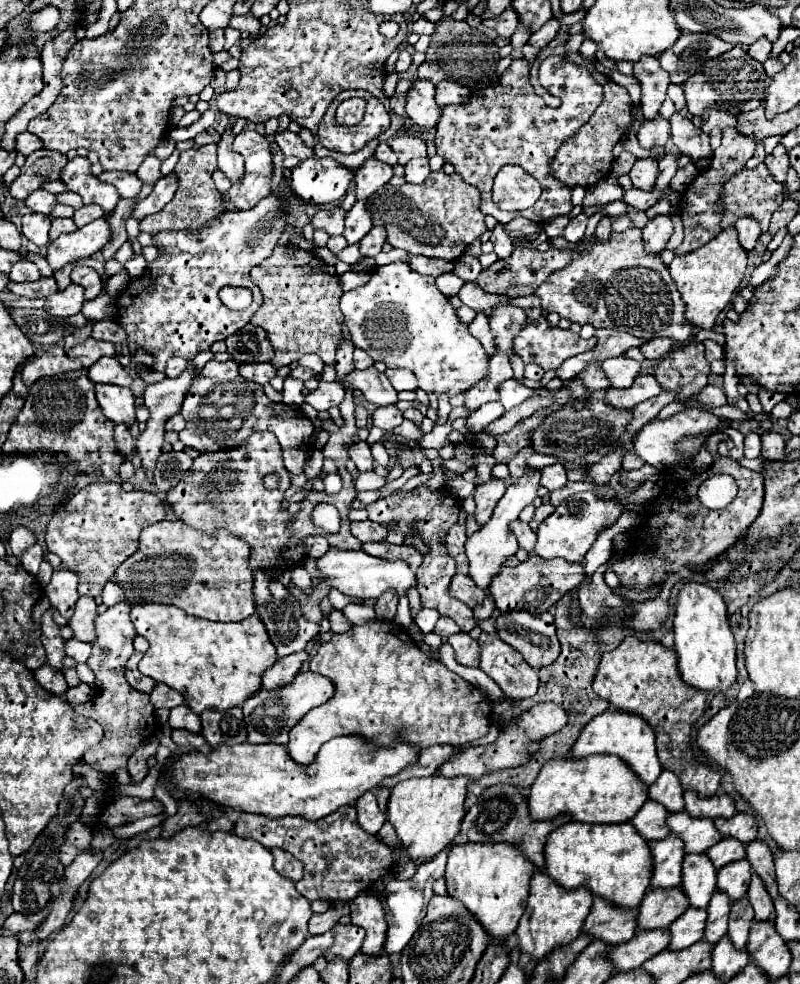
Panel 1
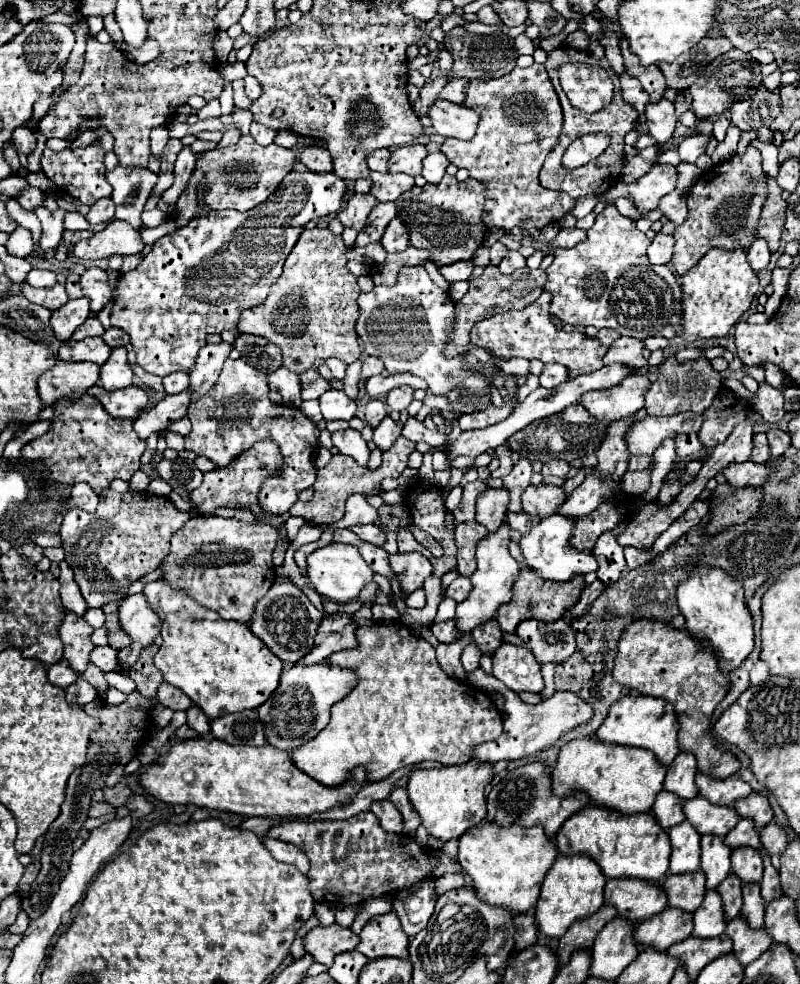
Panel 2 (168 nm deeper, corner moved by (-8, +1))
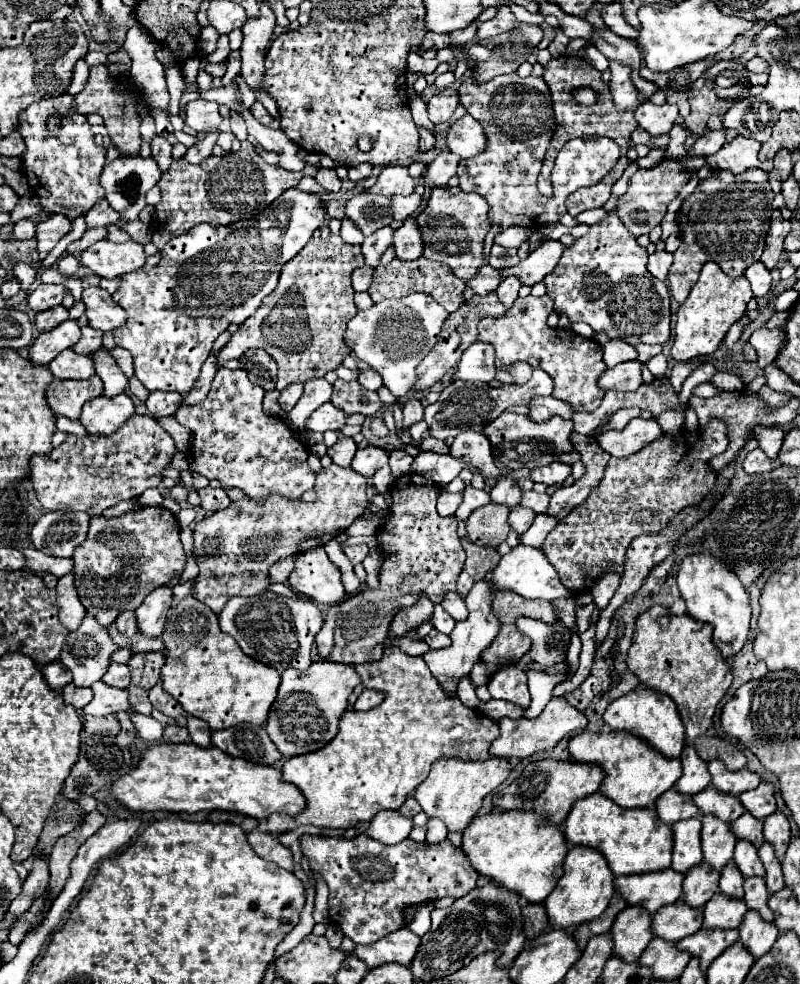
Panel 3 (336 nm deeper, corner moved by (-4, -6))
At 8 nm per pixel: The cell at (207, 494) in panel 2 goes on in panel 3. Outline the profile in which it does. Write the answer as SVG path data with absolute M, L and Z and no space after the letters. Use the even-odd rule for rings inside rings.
M213 487L199 489L199 497L201 497L201 509L205 513L221 511L221 509L229 507L229 503L231 503L231 499L227 497L227 493L223 489L213 489Z

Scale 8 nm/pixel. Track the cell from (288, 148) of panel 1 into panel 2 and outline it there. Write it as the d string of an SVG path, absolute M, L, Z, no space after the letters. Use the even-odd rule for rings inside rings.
M307 146L303 148L299 160L311 170L311 172L319 172L319 174L325 174L325 172L333 172L333 162L331 162L331 156L325 148L319 148L319 146Z

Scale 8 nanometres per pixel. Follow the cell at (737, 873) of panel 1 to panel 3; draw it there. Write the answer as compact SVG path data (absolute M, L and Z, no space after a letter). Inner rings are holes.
M737 841L733 861L735 861L735 865L739 867L739 871L741 871L741 875L745 879L763 877L765 875L763 863L757 857L757 849L753 849L753 845L749 841Z

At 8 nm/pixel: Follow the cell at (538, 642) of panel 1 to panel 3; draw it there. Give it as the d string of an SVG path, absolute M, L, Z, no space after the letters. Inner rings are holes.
M519 617L517 629L531 639L531 649L527 653L531 661L539 665L555 665L567 659L569 637L565 631L559 633L557 627L545 625L543 621L533 621L531 617Z

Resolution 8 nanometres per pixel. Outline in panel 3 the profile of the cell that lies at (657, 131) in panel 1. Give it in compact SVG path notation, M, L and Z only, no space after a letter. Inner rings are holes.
M645 101L637 107L635 119L639 127L643 127L649 135L659 137L671 131L671 127L677 123L677 105L653 105L651 101Z

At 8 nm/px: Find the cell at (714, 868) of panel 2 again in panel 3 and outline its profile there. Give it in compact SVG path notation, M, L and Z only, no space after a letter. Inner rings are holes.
M703 817L701 819L701 847L703 859L711 865L711 869L721 871L727 861L733 857L733 849L737 839L731 833L731 827L717 817Z

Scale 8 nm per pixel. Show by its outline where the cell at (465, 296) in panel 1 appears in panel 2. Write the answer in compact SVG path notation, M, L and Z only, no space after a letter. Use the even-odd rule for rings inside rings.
M547 290L529 306L523 310L509 310L505 314L497 314L491 318L485 318L477 322L471 330L471 342L475 346L491 350L499 358L537 358L541 362L559 362L567 366L569 378L581 376L581 374L591 374L599 368L603 368L603 356L607 354L607 346L603 346L597 338L589 338L587 334L579 332L561 332L555 328L551 322L549 311L551 296Z

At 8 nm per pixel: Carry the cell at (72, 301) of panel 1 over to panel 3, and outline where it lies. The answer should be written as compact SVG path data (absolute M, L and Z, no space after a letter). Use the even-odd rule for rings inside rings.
M67 319L57 329L39 333L35 343L31 345L29 359L35 365L47 365L53 357L57 357L63 349L73 347L81 337L81 329L77 325L77 319Z

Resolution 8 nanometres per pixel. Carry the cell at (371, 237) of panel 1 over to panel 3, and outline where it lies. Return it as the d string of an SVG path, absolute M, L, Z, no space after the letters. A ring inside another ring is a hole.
M407 217L403 221L403 225L395 231L393 249L395 249L397 259L401 259L401 261L413 261L413 259L421 257L423 243L421 243L421 233L417 229L415 217Z

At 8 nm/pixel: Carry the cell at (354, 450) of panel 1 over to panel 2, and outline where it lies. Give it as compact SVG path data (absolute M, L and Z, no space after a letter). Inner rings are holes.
M339 430L333 434L333 446L341 452L341 454L347 454L351 458L357 460L357 464L361 466L367 466L367 460L369 460L369 448L367 448L367 442L363 440L361 432L357 430Z

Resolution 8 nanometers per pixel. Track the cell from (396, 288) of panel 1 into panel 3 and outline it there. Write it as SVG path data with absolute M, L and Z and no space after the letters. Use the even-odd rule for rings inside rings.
M409 293L401 299L385 299L373 307L359 311L345 331L345 343L353 353L373 367L381 377L383 385L395 395L405 397L417 383L417 365L437 343L439 331L449 313L425 293Z

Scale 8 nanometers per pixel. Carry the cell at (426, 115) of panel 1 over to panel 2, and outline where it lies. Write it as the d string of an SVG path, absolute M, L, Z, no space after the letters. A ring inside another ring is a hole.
M437 100L431 106L429 118L437 134L445 138L457 138L457 140L471 140L479 124L479 114L475 110L463 104L441 102L441 100Z

